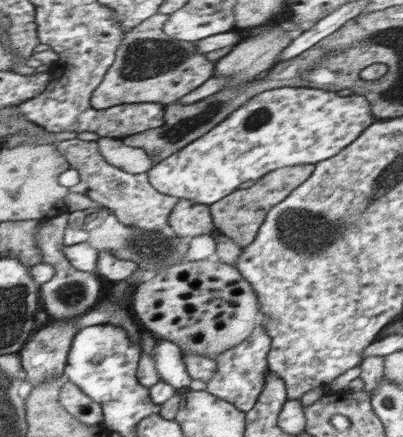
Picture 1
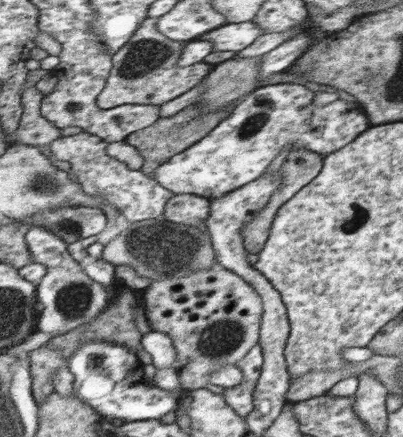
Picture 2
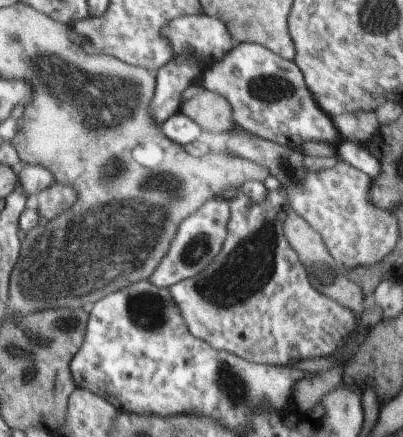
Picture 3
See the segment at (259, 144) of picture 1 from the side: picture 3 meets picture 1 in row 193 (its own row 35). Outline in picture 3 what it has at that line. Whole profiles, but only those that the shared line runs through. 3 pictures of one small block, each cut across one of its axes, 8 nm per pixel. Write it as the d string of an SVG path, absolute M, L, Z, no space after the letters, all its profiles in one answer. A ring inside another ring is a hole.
M179 16L165 24L161 28L161 38L171 46L173 58L193 58L193 62L199 66L199 74L203 76L209 68L215 68L219 60L223 60L233 48L239 46L239 42L231 36L227 26L211 16Z

